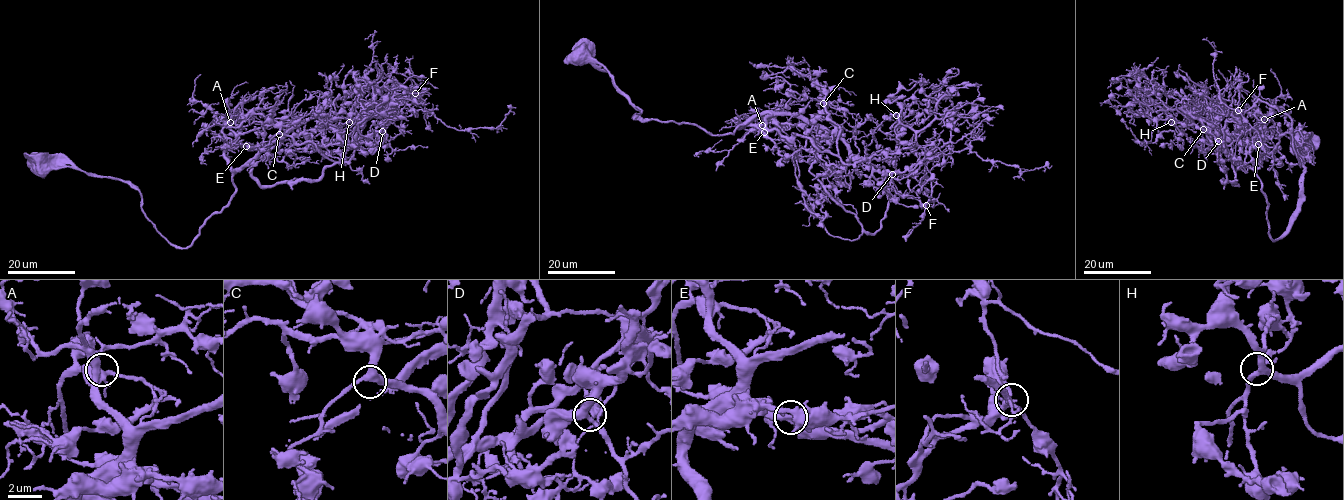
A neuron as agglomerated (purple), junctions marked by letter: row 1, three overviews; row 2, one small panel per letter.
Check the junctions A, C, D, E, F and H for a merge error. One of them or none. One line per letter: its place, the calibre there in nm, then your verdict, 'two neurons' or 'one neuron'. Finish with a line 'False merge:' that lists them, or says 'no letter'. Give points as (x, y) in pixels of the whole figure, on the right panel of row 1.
A: place (1264, 119); calibre 440 nm; one neuron
C: place (1203, 129); calibre 380 nm; one neuron
D: place (1218, 141); calibre 340 nm; one neuron
E: place (1258, 144); calibre 380 nm; one neuron
F: place (1238, 110); calibre 300 nm; one neuron
H: place (1171, 122); calibre 320 nm; one neuron
False merge: no letter

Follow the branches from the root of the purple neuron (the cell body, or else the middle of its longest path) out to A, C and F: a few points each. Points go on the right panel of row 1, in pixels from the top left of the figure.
A: (1305, 146), (1296, 147), (1299, 202), (1272, 240), (1255, 171), (1267, 150), (1256, 135), (1264, 119)
C: (1305, 146), (1296, 147), (1299, 202), (1272, 240), (1257, 174), (1233, 160), (1217, 122), (1202, 120), (1203, 129)
F: (1305, 146), (1299, 202), (1272, 240), (1262, 183), (1224, 147), (1238, 122), (1221, 146), (1238, 110)

